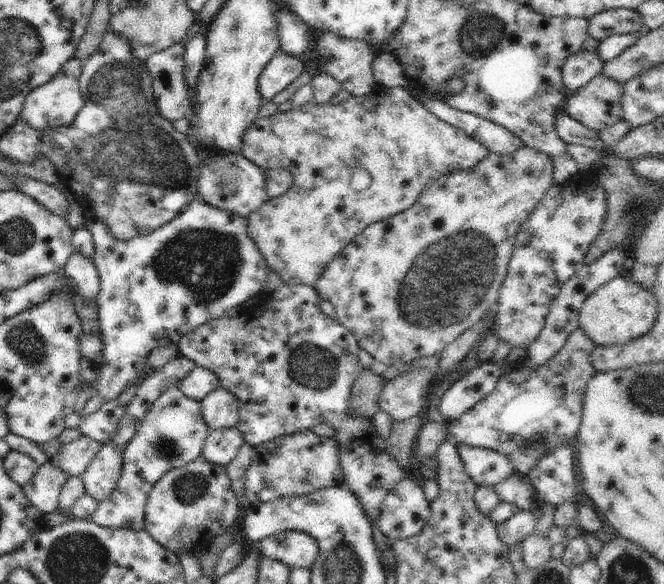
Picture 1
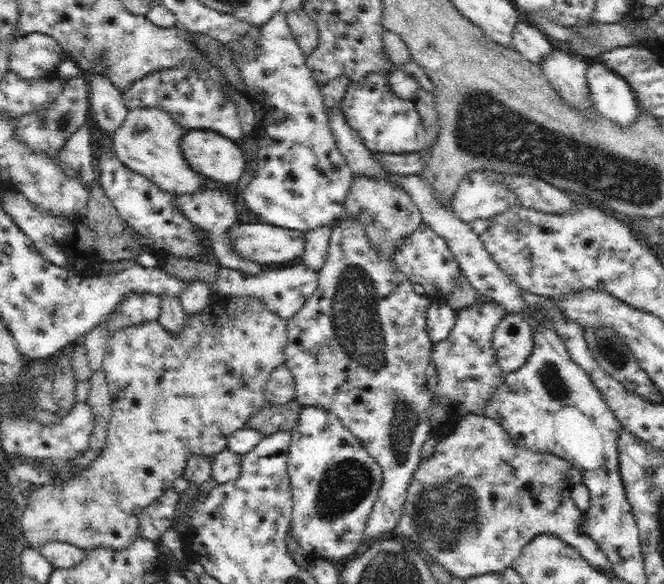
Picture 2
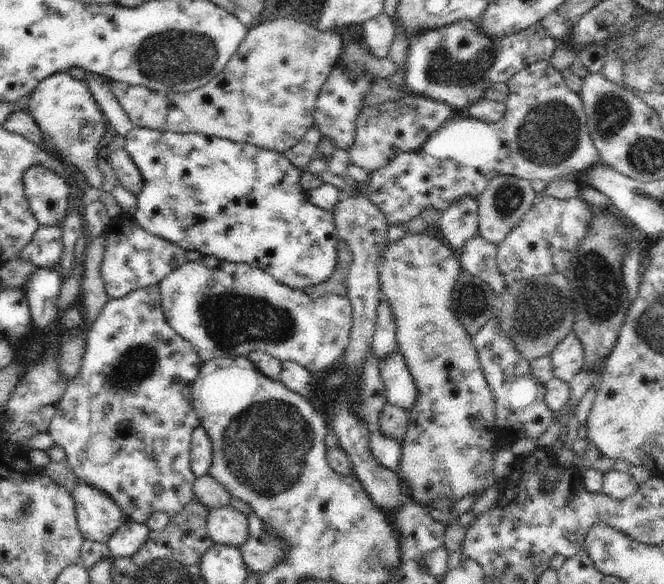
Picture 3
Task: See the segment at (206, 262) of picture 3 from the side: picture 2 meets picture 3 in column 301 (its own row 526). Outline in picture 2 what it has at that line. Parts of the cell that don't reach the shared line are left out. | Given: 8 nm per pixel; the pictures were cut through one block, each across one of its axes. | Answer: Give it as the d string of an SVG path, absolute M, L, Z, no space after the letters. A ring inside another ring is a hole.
M308 406L303 408L298 427L292 432L287 471L295 505L289 532L298 542L302 552L310 558L328 559L333 562L355 556L362 549L366 521L372 513L383 483L381 466L335 414L320 406Z

